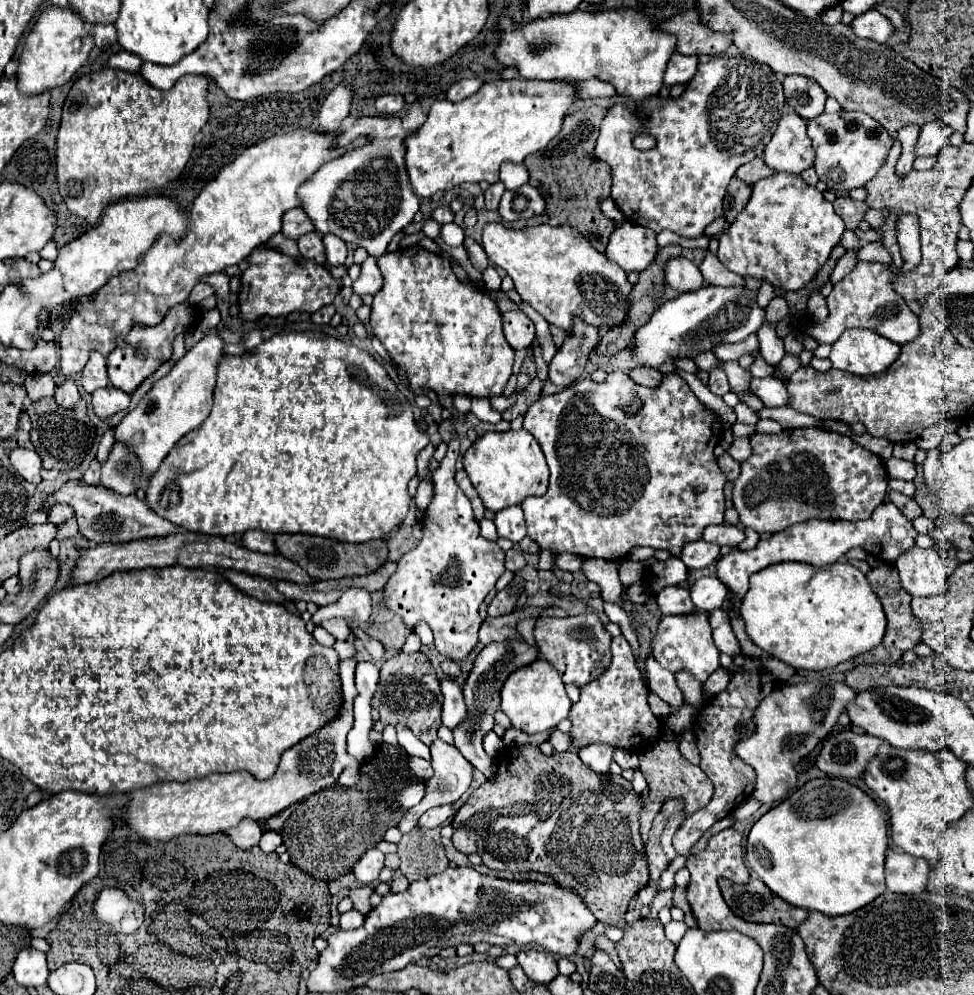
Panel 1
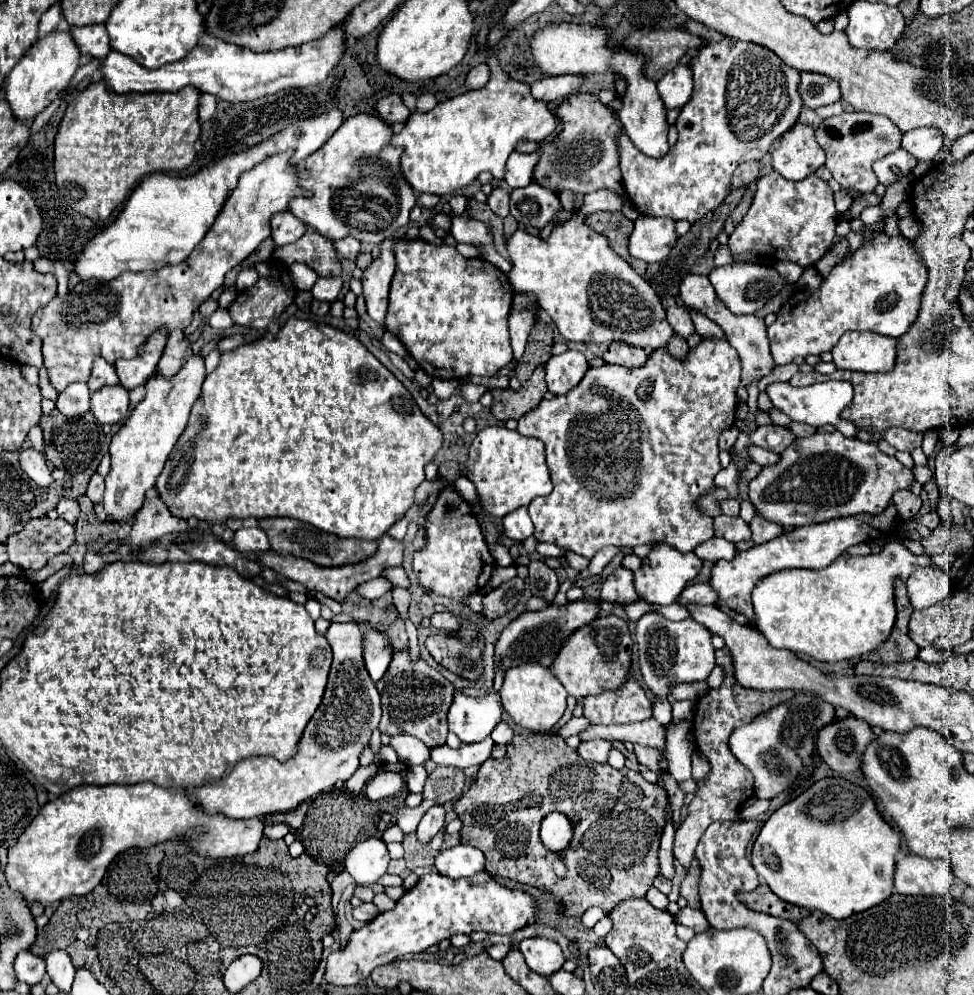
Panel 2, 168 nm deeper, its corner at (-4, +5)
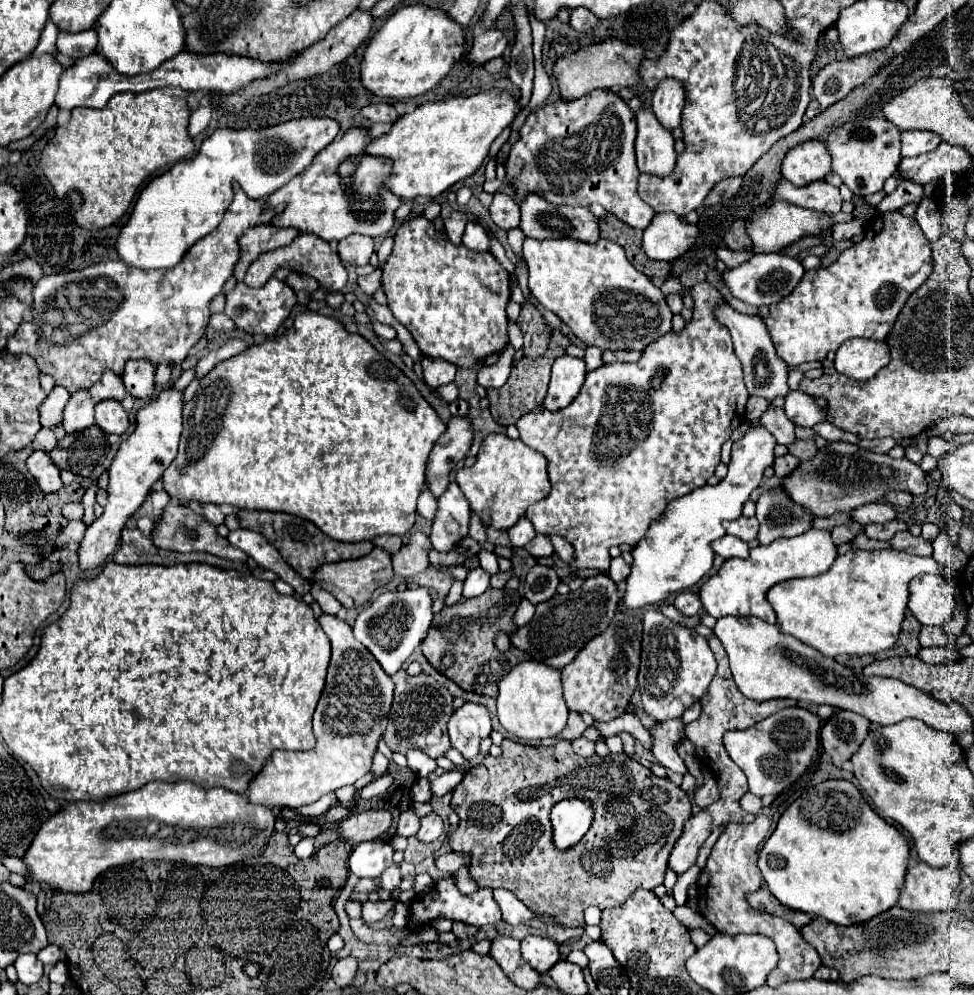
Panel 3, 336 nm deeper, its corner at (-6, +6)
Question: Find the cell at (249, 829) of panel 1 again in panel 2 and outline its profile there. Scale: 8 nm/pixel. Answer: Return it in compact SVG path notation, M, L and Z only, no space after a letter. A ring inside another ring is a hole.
M141 782L133 786L125 786L125 784L79 786L41 806L39 814L35 816L35 822L31 822L31 826L27 826L27 830L23 830L23 834L17 838L15 846L9 848L5 878L9 888L19 892L29 906L39 902L41 906L47 908L53 902L61 902L67 896L89 894L103 880L107 866L119 852L133 846L149 848L157 842L163 842L181 834L191 838L191 848L195 852L205 854L209 858L229 858L229 856L251 854L259 848L259 842L263 838L263 822L259 818L231 820L223 816L201 814L201 810L187 800L185 792L171 792L151 782Z

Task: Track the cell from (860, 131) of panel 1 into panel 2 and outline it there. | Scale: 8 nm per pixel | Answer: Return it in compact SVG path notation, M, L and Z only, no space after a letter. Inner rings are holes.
M843 112L839 116L825 118L817 126L815 138L827 154L825 168L833 174L841 188L853 188L861 194L873 192L873 188L879 184L875 172L871 170L873 162L901 146L901 130L889 118L867 112Z

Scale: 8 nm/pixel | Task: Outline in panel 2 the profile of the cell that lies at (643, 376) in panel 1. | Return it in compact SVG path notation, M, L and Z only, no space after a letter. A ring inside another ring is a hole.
M613 342L605 354L603 360L609 364L619 364L625 368L641 368L647 362L647 352L643 348L627 346L625 342Z

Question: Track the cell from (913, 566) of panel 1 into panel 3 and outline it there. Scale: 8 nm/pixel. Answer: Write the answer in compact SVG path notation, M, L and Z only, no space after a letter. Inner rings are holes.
M917 575L911 583L909 611L927 627L943 627L955 607L955 591L941 575Z

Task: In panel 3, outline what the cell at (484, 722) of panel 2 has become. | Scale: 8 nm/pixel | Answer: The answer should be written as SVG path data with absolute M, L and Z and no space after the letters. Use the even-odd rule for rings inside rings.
M465 703L449 719L451 747L455 747L465 761L471 761L479 753L479 743L491 733L491 717L483 705Z

